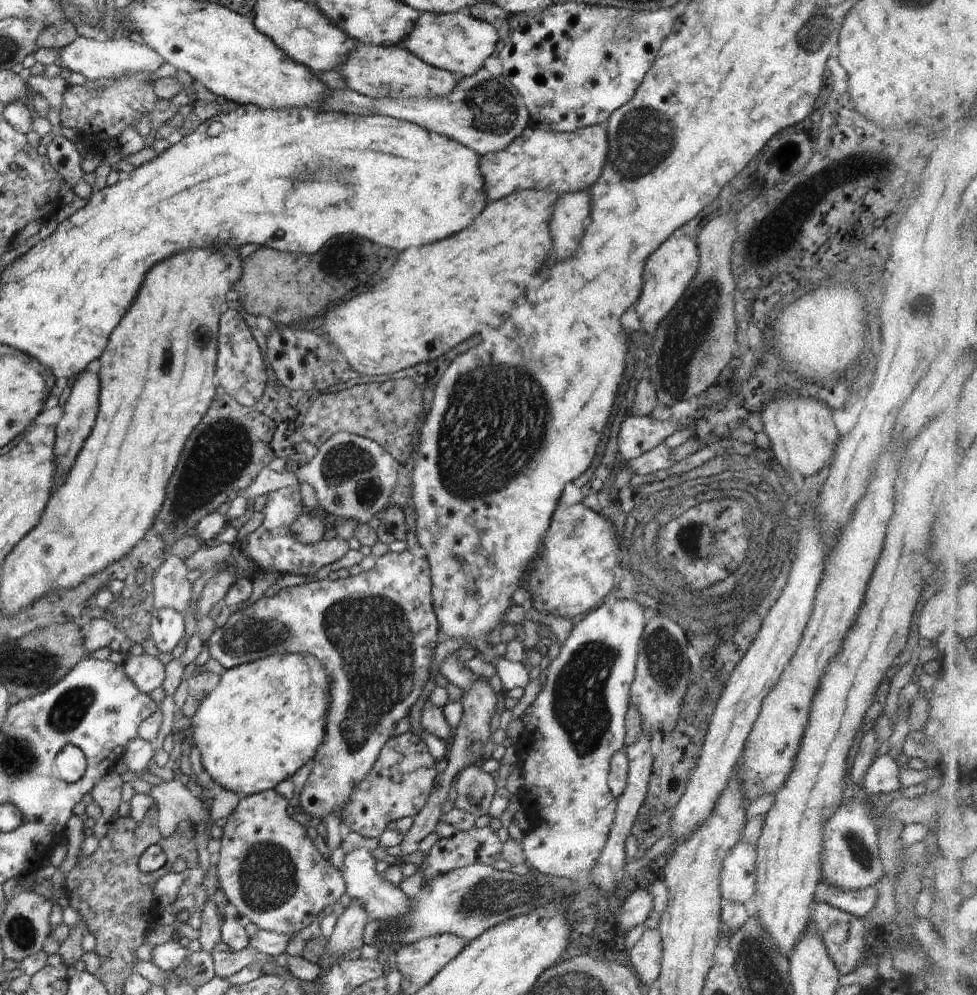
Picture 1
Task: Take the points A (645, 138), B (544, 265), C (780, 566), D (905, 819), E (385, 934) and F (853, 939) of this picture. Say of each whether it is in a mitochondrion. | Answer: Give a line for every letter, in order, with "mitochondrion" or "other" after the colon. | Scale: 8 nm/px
A: mitochondrion
B: other
C: other
D: other
E: mitochondrion
F: other

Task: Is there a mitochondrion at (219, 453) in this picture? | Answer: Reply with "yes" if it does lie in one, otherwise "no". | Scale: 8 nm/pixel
yes

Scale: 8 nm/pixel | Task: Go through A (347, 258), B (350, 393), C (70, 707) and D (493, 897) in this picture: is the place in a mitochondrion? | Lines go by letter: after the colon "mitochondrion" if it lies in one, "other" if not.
A: mitochondrion
B: other
C: mitochondrion
D: mitochondrion

